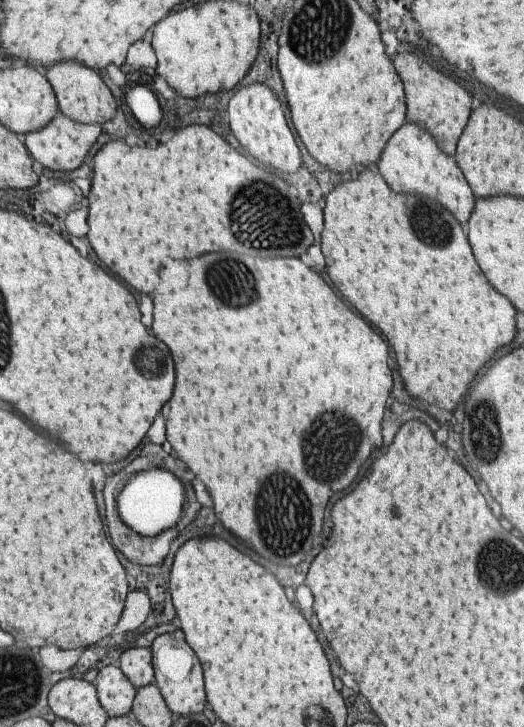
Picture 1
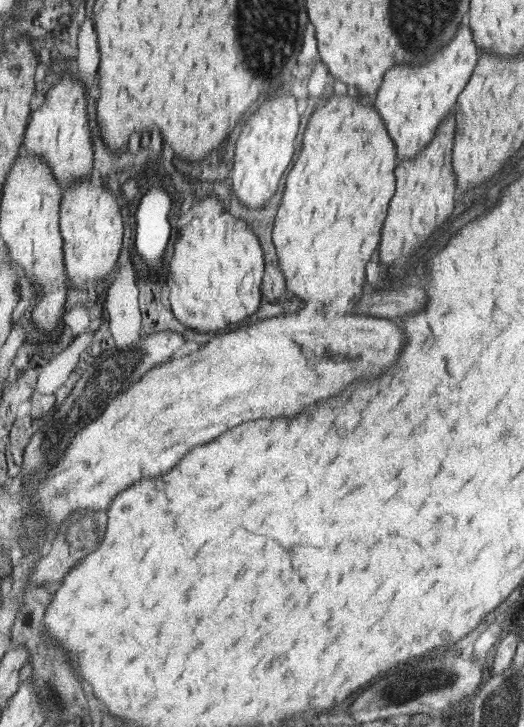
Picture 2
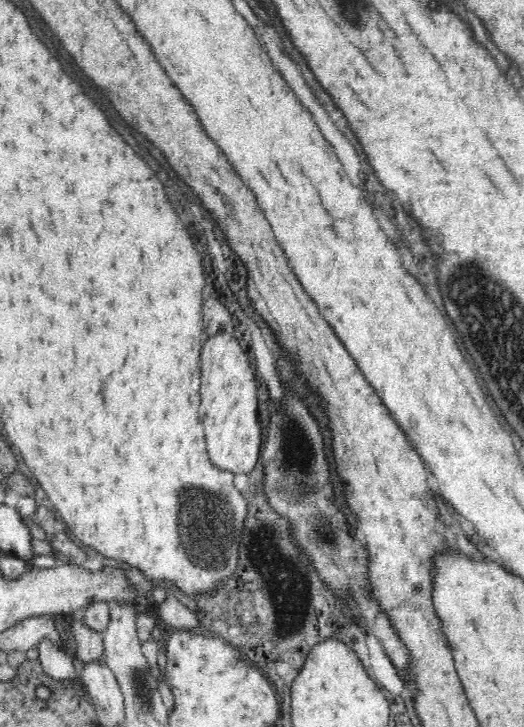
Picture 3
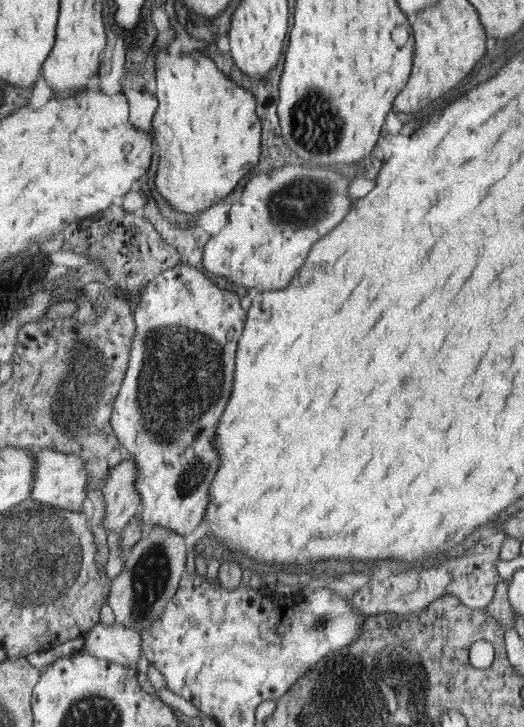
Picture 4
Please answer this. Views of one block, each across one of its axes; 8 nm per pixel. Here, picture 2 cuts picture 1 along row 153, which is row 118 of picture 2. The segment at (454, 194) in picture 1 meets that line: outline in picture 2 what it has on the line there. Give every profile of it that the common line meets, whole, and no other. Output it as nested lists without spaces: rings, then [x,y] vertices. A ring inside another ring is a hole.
[[[464,24],[456,40],[448,41],[428,61],[400,64],[388,70],[388,78],[384,78],[384,86],[380,86],[380,98],[376,98],[376,110],[380,110],[390,136],[396,140],[396,146],[400,146],[400,163],[424,152],[436,137],[440,124],[455,110],[476,66],[474,44],[471,26]]]

